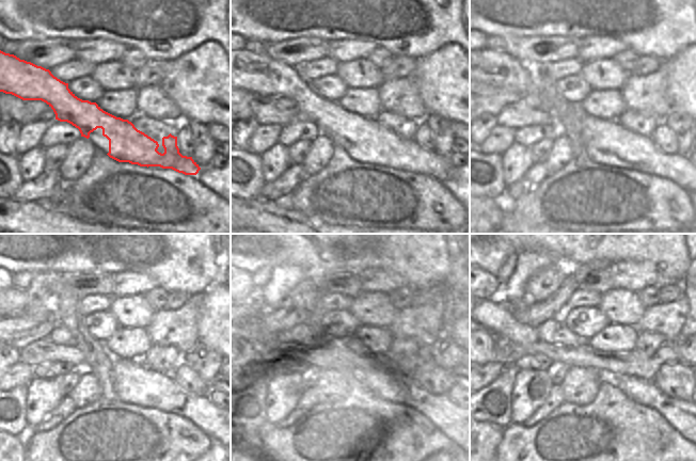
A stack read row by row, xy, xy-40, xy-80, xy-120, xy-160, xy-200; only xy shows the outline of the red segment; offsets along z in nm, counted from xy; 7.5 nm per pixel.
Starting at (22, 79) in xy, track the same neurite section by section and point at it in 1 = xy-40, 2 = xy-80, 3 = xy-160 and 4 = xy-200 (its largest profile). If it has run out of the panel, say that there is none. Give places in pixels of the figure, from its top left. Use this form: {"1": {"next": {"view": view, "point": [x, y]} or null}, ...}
{"1": {"next": {"view": "xy-40", "point": [368, 142]}}, "2": {"next": {"view": "xy-80", "point": [608, 143]}}, "3": {"next": {"view": "xy-160", "point": [397, 390]}}, "4": {"next": {"view": "xy-200", "point": [686, 417]}}}

